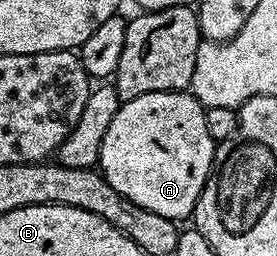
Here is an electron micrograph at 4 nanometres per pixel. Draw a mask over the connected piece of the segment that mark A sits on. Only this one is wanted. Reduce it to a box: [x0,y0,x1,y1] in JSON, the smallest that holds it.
[98,91,216,222]

